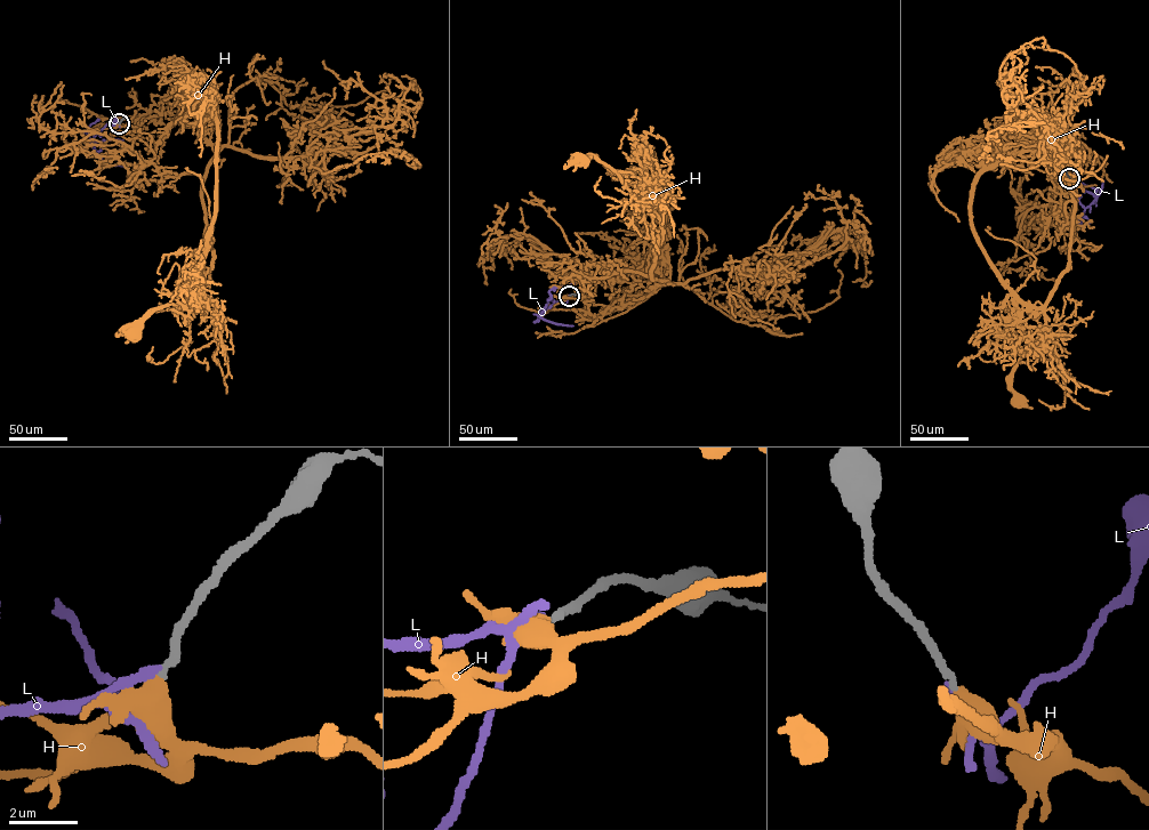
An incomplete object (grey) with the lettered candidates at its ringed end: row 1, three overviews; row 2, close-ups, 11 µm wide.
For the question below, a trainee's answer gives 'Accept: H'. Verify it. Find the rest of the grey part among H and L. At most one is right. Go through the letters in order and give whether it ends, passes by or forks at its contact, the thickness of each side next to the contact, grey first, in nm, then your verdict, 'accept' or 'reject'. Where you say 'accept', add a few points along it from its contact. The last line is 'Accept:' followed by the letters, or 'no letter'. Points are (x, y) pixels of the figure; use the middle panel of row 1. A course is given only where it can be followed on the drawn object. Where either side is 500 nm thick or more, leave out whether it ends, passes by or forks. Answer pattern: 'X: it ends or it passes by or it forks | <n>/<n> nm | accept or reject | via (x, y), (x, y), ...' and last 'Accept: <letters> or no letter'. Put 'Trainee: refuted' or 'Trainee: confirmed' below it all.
H: 240/600 nm | accept | via (569, 296), (578, 295), (591, 314), (602, 314), (667, 283), (652, 279), (661, 222), (610, 168), (581, 158)
L: it ends | 240/220 nm | reject
Accept: H
Trainee: confirmed

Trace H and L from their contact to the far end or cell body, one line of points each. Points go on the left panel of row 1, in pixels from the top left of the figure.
H: (119, 123), (197, 111), (217, 147), (202, 183), (213, 268), (133, 333)
L: (119, 123), (106, 123), (90, 142), (101, 158), (99, 166), (125, 167)

